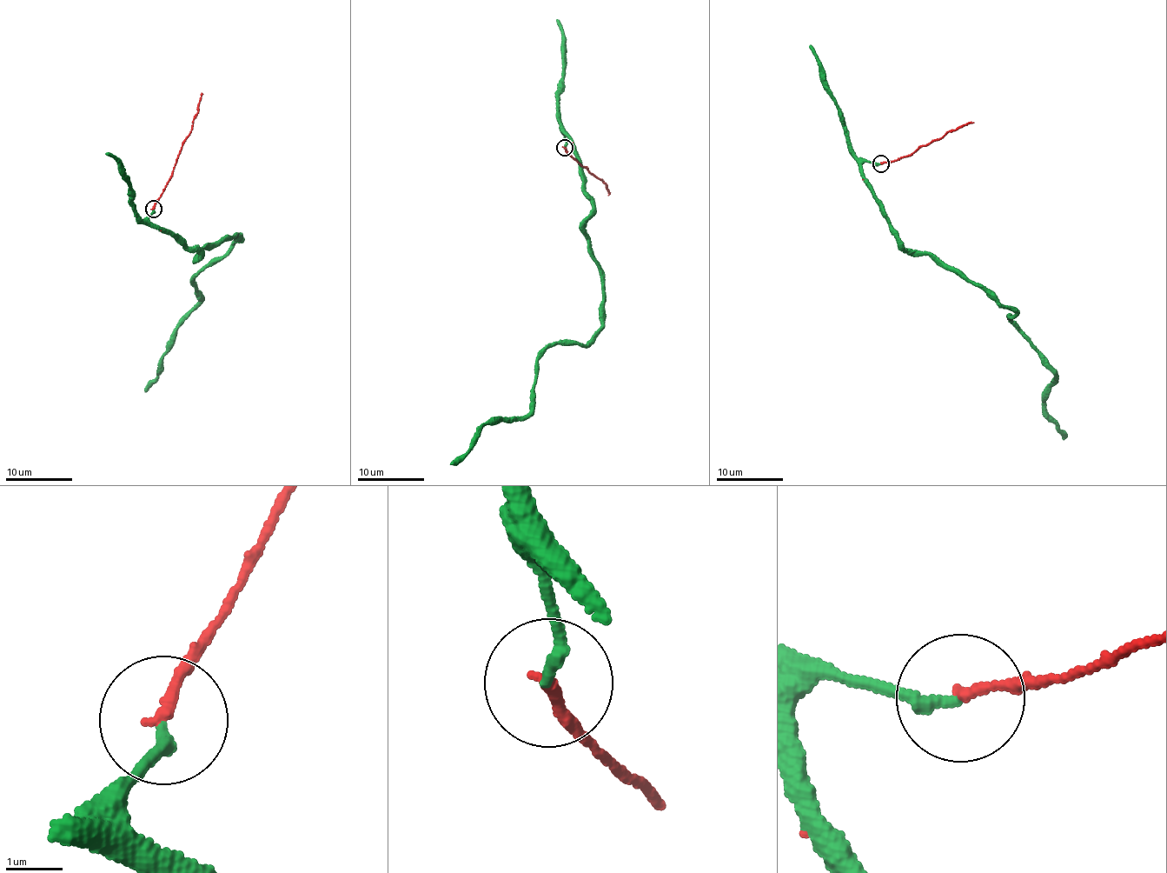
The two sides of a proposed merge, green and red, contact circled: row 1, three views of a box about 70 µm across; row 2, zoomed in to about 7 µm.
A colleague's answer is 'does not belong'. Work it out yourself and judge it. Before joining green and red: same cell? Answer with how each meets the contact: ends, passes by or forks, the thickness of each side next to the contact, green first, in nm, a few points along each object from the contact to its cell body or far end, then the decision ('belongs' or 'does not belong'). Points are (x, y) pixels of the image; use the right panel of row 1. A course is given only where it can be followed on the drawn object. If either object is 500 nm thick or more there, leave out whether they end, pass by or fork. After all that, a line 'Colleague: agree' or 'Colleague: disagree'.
green ends there; red ends there; 200 nm thick on the green side, 190 nm on the other; green runs (880, 163), (860, 169), (897, 241), (980, 283), (1017, 315), (1011, 321), (1054, 370), (1044, 418), (1064, 439); red runs (880, 163), (905, 157), (934, 140), (973, 123); belongs
Colleague: disagree

